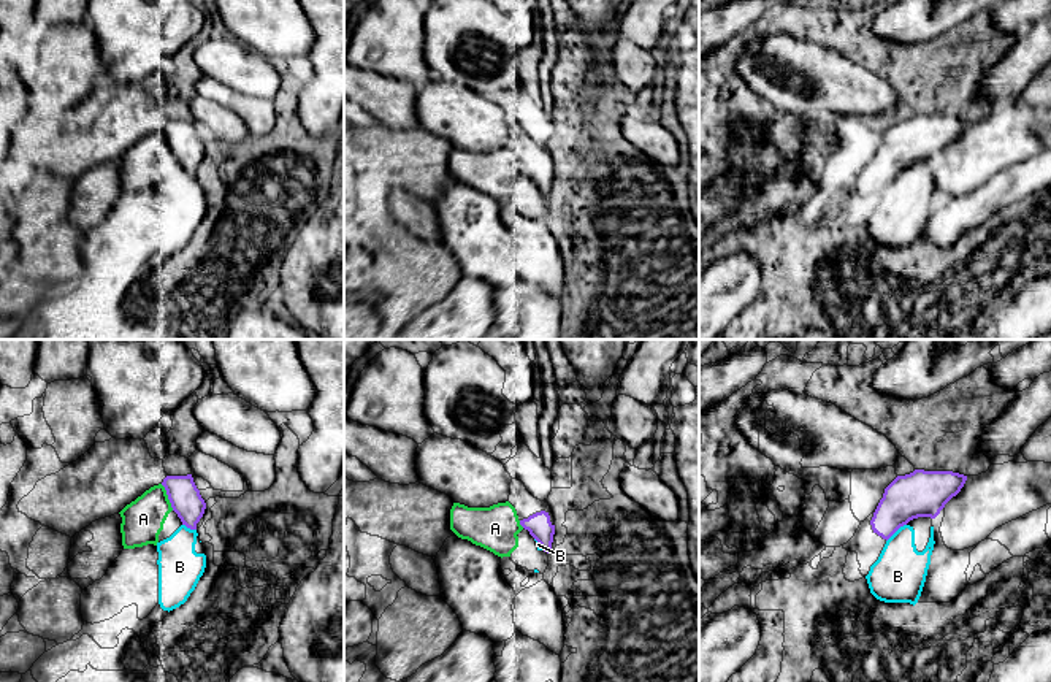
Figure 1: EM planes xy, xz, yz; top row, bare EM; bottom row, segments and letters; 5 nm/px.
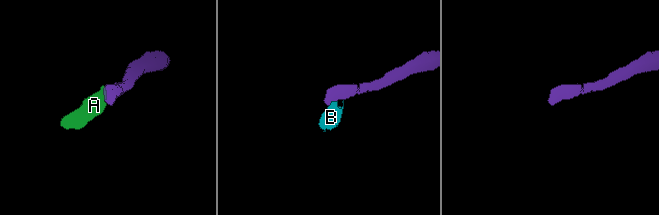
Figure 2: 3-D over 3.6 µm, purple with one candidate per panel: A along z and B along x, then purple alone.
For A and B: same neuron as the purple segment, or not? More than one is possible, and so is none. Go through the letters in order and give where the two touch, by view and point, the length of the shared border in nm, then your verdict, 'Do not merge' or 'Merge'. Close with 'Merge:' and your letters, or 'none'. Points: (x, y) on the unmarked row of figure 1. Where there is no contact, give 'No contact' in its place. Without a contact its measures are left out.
A: Touches purple at xy (168, 141). Shared border 150 nm. Merge
B: Touches purple at yz (896, 175). Shared border 140 nm. Do not merge
Merge: A

